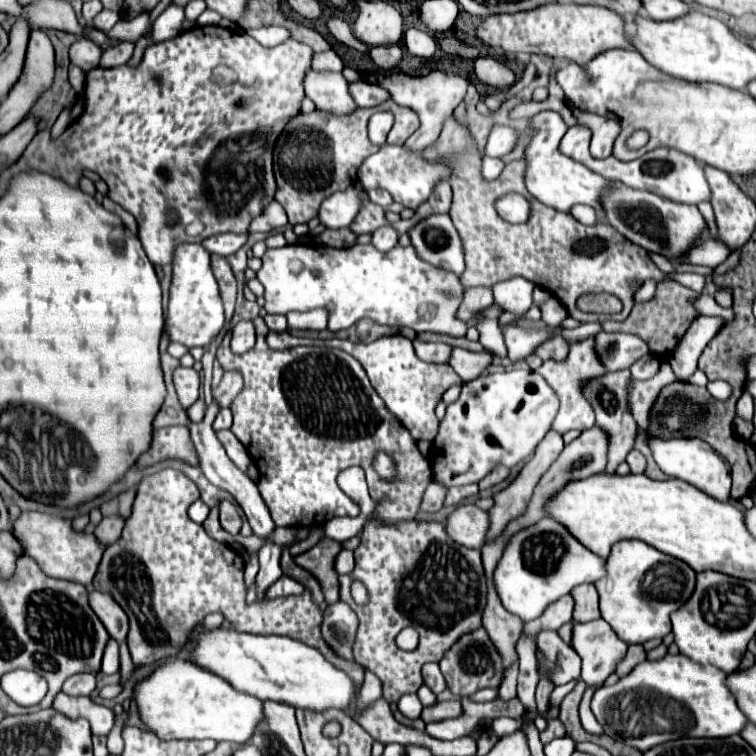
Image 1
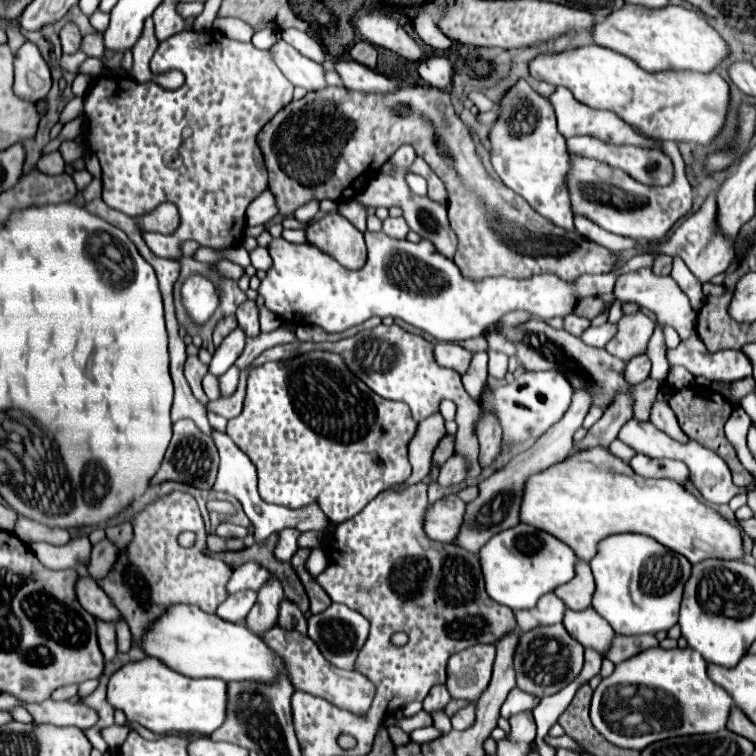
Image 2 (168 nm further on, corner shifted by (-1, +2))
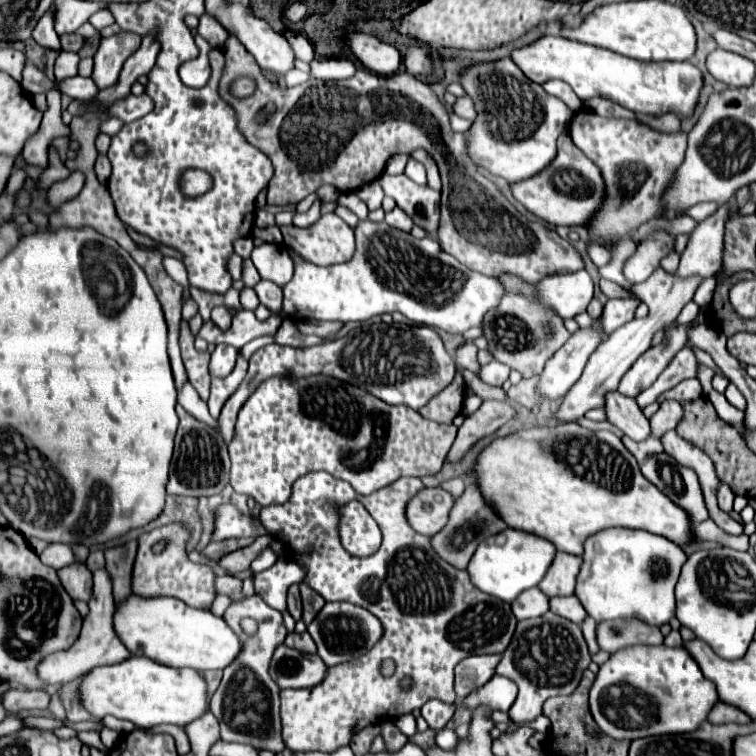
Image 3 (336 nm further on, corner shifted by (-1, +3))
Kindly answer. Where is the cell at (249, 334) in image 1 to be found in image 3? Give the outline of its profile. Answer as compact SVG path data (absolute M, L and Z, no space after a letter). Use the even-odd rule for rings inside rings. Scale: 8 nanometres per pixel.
M222 343L212 351L208 371L212 377L226 377L234 369L234 363L236 363L236 349Z

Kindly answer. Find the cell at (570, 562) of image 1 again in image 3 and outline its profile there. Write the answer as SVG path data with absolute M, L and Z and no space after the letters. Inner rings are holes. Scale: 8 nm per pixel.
M506 529L486 539L486 543L478 545L478 551L474 551L468 563L468 575L474 587L478 587L482 593L512 603L524 589L536 587L542 581L544 573L552 565L554 553L556 547L550 541L536 537L532 533Z

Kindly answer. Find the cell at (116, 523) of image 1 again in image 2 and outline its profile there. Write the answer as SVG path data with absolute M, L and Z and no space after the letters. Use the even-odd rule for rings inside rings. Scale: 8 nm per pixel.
M100 540L98 544L94 544L92 556L90 556L90 566L88 566L92 578L104 576L110 570L110 566L114 564L116 554L118 554L118 548L114 548L112 540Z

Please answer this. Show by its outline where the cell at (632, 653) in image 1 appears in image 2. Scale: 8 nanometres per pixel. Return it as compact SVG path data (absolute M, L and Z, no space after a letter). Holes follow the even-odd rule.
M642 634L642 636L616 636L612 650L608 652L608 660L614 664L620 664L648 648L658 646L658 640L652 634Z

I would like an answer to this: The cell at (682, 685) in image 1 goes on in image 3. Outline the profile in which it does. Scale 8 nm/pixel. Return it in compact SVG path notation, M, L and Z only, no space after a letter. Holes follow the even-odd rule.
M635 645L616 651L600 665L590 689L590 711L604 735L614 739L638 739L650 735L694 731L706 721L718 701L710 683L684 647Z

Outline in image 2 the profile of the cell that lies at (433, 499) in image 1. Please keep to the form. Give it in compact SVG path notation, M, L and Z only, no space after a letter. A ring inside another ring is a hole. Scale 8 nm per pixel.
M450 456L450 460L446 460L440 468L440 476L438 476L438 484L440 486L454 486L460 484L466 478L466 464L460 456Z

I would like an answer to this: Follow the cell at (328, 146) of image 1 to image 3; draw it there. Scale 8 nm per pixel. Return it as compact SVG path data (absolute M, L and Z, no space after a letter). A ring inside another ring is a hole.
M228 37L224 57L226 65L218 91L236 109L236 119L246 141L274 161L268 205L298 203L324 183L348 193L364 183L376 181L384 172L388 157L394 153L412 153L422 147L434 157L442 177L438 243L462 265L492 277L514 273L530 283L538 283L546 275L572 273L584 267L582 257L568 241L542 223L526 221L496 185L476 171L466 153L466 135L450 129L444 105L426 83L410 73L378 75L368 69L358 69L344 81L308 79L302 85L278 91L278 87L260 77L258 63L236 37ZM240 75L252 77L258 83L256 93L248 99L236 99L228 91L230 83ZM268 101L276 103L276 115L268 123L258 125L254 117Z

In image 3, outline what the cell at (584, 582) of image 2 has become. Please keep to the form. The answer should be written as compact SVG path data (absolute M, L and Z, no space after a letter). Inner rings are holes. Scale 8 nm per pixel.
M556 553L550 571L546 571L538 589L548 597L574 595L574 585L576 585L576 575L580 571L580 565L582 565L580 557L574 557L570 553Z

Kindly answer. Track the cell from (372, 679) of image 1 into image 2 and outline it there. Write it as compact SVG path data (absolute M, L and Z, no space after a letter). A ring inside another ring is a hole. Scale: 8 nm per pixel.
M332 604L322 614L314 614L308 618L308 636L318 644L320 652L324 654L324 658L328 662L332 662L334 666L344 668L344 670L354 670L356 656L368 636L368 628L370 628L368 620L360 612L350 610L344 604Z

